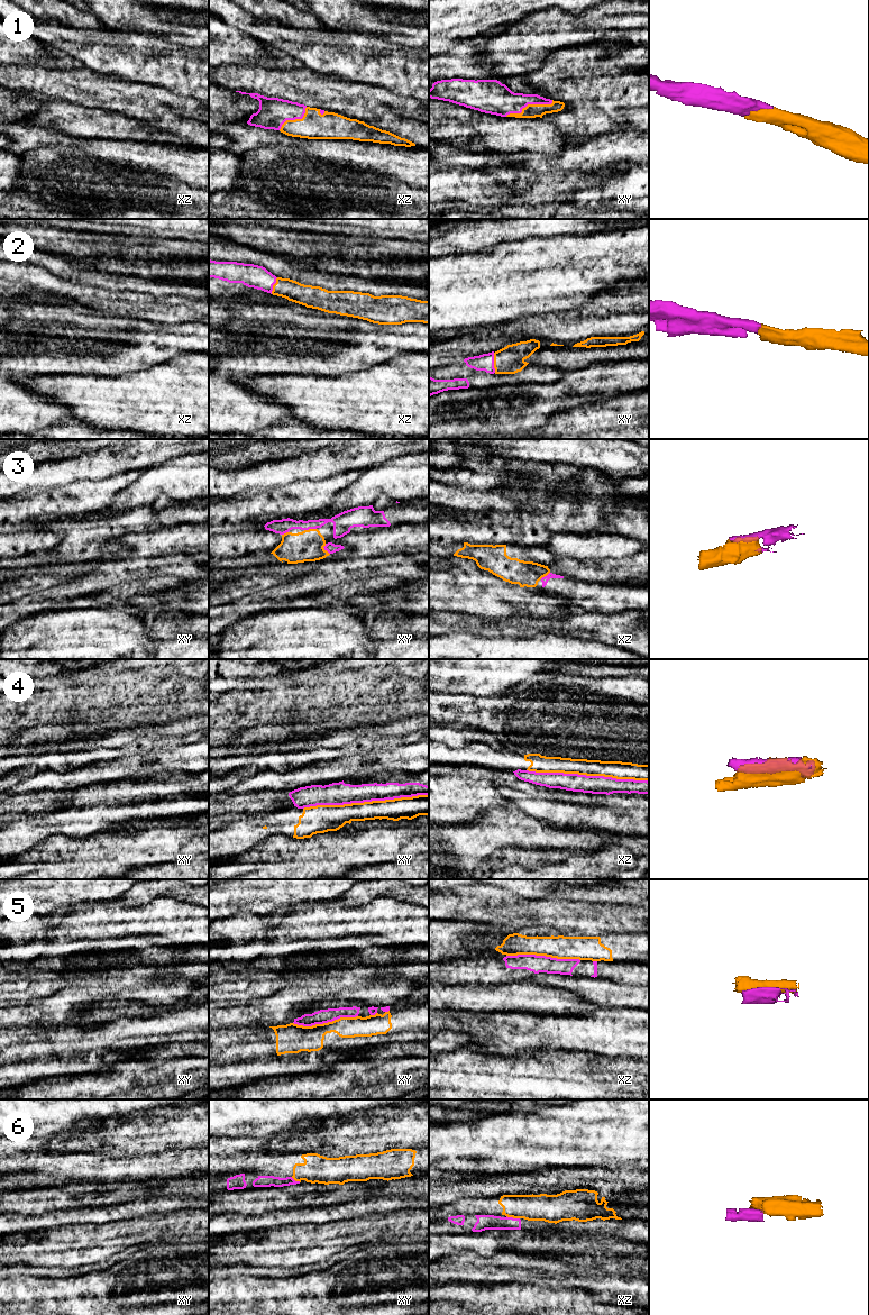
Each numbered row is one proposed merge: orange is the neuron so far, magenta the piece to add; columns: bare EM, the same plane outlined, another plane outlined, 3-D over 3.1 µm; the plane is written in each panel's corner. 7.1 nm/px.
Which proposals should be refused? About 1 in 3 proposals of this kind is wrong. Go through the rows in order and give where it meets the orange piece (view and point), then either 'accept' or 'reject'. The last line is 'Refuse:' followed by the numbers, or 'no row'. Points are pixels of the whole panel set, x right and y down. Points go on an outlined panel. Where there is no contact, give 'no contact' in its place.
1: contact xy (529, 104); accept
2: contact xy (494, 363); accept
3: contact xy (310, 529); accept
4: contact xy (365, 802); accept
5: contact xz (543, 955); reject
6: contact xz (513, 1217); reject
Refuse: 5, 6

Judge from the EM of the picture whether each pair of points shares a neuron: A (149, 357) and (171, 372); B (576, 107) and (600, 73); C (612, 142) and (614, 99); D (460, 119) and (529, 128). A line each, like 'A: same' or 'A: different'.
A: different
B: same
C: different
D: same

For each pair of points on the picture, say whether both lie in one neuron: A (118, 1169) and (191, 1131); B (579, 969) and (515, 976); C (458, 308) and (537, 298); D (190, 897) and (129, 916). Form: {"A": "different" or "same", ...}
{"A": "different", "B": "same", "C": "same", "D": "different"}

